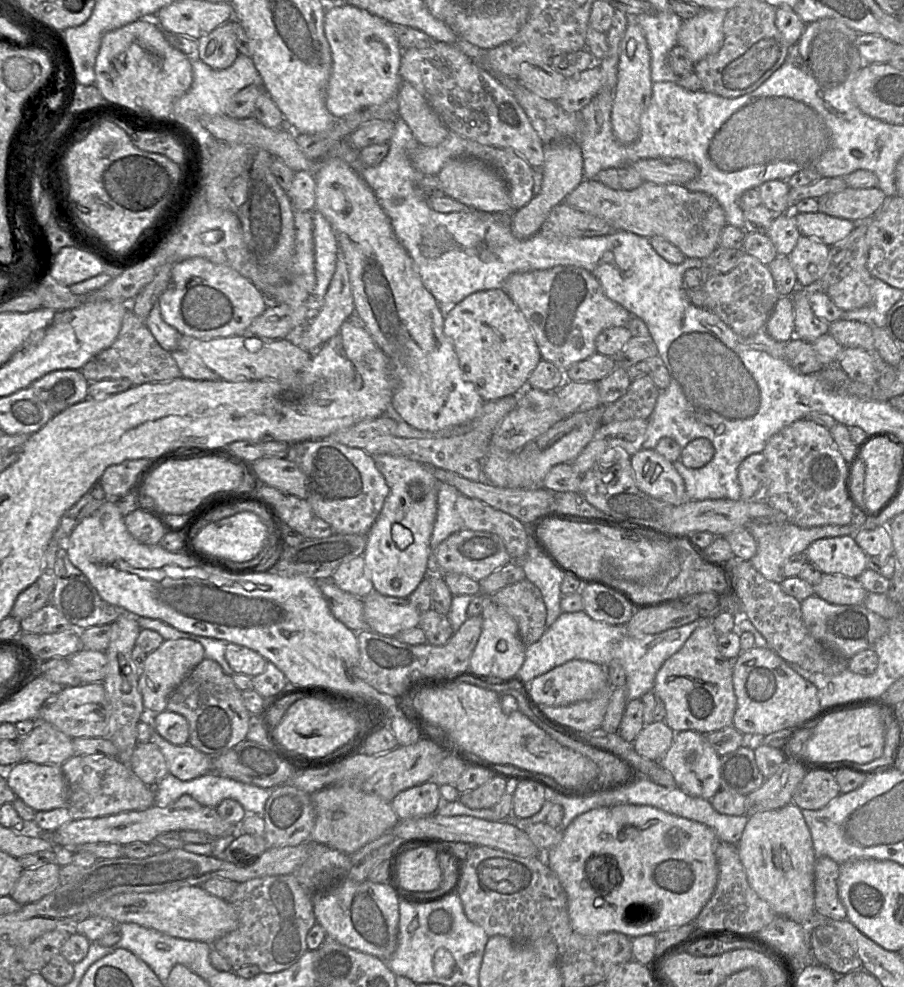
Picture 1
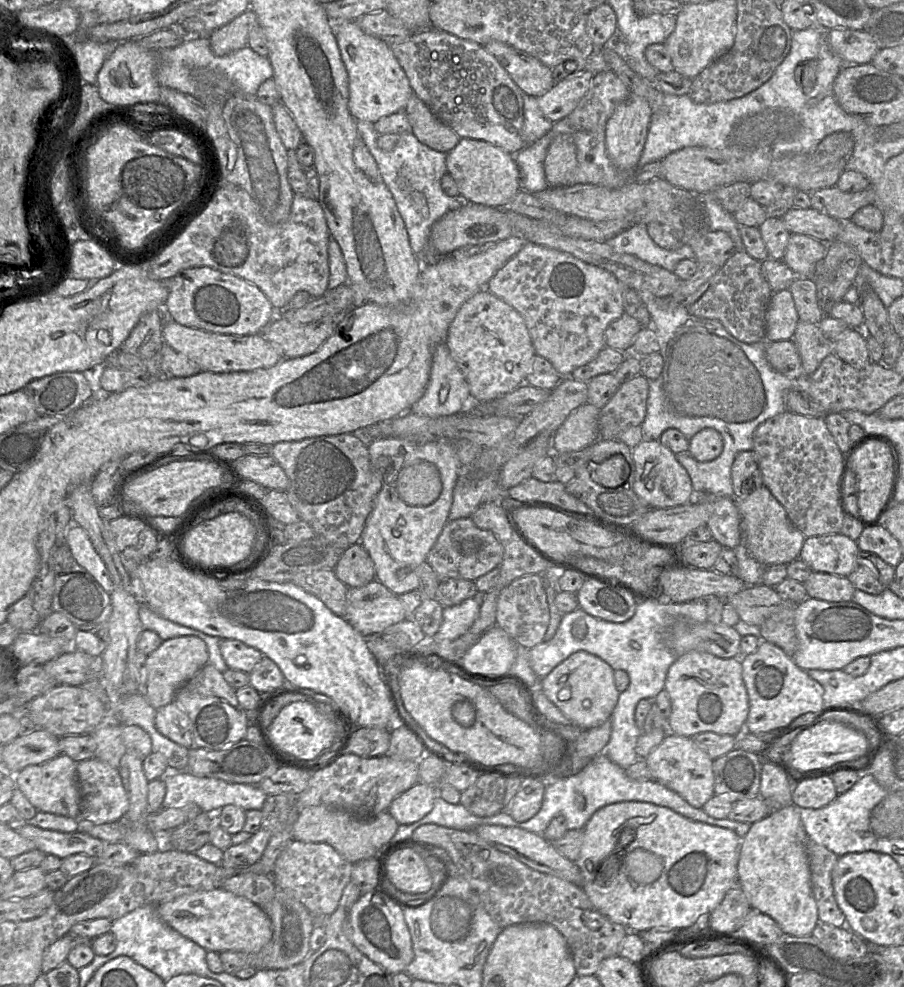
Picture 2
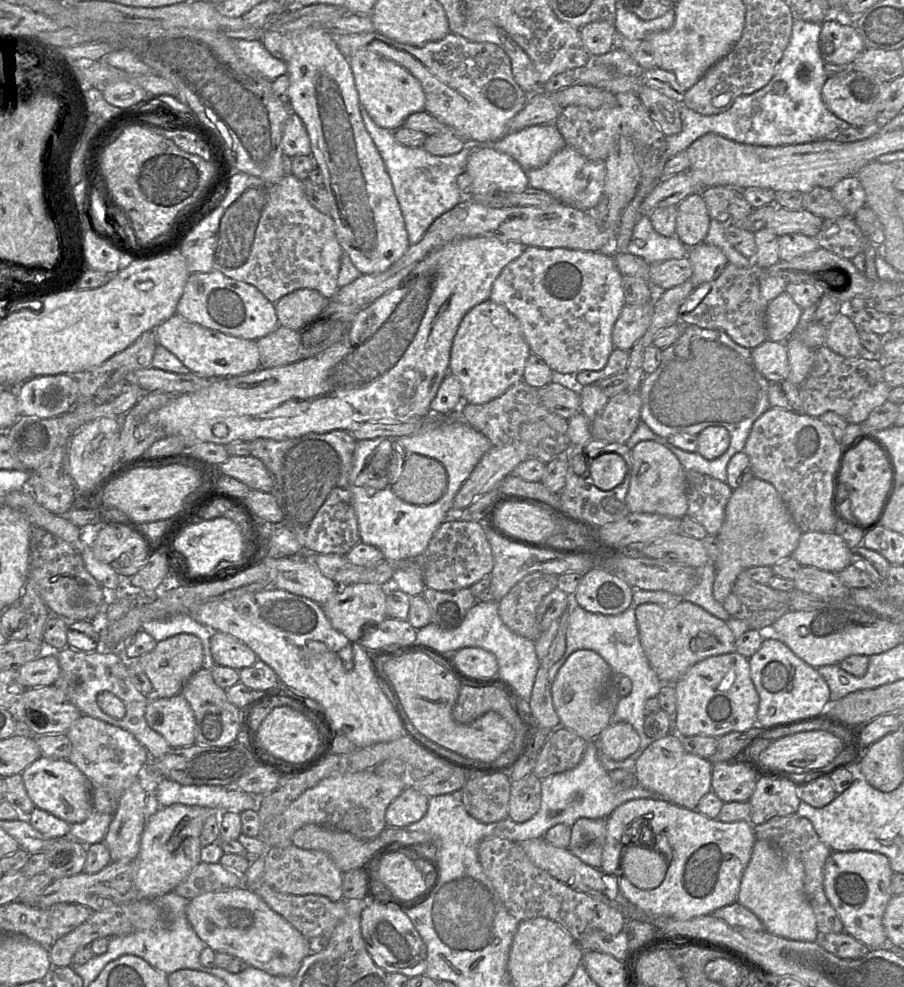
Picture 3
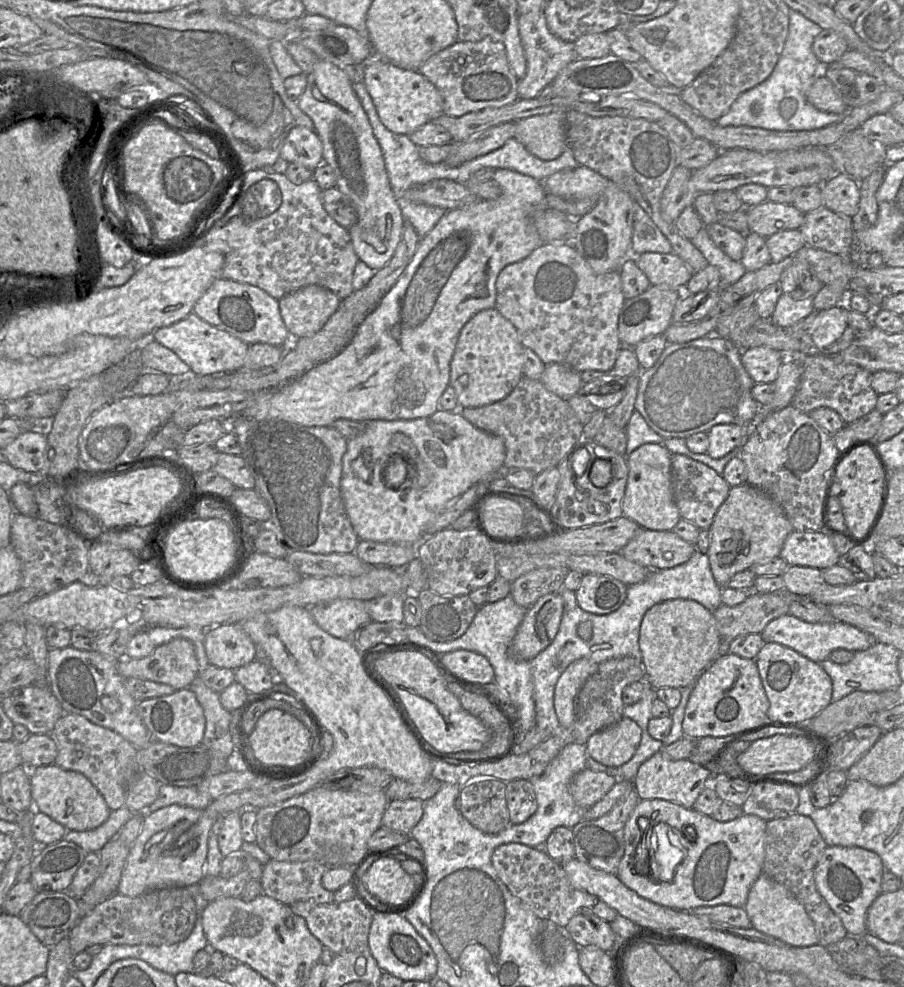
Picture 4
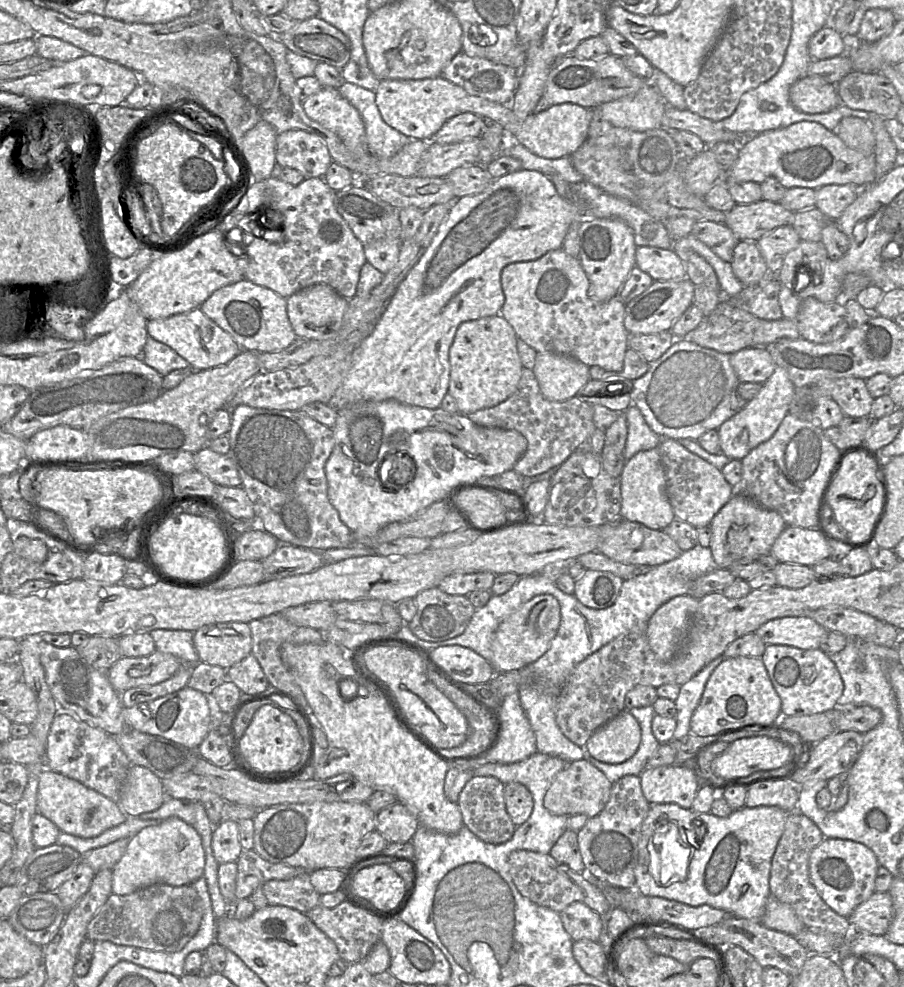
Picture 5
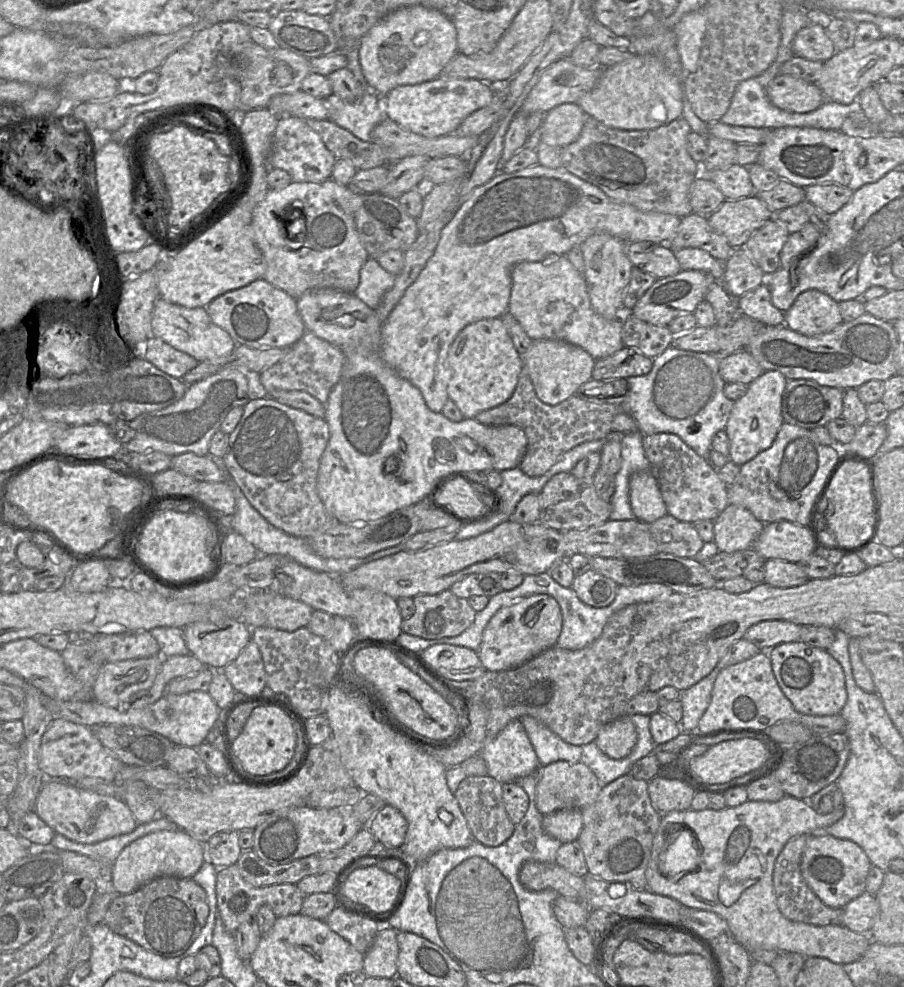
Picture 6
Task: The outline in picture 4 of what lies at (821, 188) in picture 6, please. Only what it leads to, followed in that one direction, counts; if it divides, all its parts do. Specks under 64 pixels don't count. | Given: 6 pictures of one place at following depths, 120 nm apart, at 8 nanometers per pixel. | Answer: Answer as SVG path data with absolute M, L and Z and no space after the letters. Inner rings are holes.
M840 173L822 185L823 207L844 214L852 220L860 203L859 183Z

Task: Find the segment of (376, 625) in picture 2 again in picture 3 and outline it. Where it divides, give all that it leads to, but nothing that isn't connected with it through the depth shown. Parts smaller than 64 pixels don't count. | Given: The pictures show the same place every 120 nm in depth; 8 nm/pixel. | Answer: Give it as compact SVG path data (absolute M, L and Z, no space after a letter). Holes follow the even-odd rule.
M358 583L340 587L339 590L322 605L325 615L334 629L349 640L360 642L363 631L369 625L376 625L388 618L386 611L387 587L373 583Z

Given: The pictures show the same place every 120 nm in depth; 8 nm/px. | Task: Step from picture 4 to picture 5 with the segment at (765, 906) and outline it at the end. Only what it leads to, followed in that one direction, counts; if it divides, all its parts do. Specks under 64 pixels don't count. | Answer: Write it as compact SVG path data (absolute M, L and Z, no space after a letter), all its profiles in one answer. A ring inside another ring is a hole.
M771 894L760 922L769 929L791 936L798 935L806 928L791 906L780 902Z

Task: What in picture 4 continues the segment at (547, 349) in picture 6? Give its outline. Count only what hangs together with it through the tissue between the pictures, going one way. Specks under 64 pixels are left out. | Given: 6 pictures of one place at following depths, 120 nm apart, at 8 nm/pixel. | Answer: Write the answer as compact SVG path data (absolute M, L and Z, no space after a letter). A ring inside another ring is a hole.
M559 363L546 364L540 381L547 390L562 399L581 393L584 384L579 372Z

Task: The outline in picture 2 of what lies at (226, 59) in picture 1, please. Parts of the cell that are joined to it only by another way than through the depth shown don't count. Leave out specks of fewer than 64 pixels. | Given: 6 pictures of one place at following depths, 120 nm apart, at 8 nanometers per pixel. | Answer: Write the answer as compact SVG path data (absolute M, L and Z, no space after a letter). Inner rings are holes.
M248 9L209 35L210 48L216 56L225 56L247 46L248 34L257 24L257 16Z

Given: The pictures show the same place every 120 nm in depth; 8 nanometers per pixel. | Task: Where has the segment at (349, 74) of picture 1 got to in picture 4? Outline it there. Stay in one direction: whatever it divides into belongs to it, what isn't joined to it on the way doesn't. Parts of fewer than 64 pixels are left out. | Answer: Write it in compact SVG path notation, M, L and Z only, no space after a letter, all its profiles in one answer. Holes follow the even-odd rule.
M374 58L365 66L363 83L382 124L394 133L409 136L422 125L445 115L441 93L419 71L403 69L388 61Z

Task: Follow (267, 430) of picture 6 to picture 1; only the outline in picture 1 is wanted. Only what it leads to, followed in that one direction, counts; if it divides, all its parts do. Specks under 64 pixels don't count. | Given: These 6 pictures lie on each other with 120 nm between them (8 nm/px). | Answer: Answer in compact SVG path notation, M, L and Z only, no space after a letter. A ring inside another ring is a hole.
M323 438L291 444L287 459L296 463L306 476L306 500L314 516L327 522L335 531L334 534L368 534L389 494L386 480L377 469L372 455L360 448L348 447L330 438Z

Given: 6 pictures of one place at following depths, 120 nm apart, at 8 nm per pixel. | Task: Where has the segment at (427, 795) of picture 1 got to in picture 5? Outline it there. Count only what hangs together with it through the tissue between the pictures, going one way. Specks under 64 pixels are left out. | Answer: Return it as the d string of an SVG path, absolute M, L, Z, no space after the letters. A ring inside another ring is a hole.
M397 802L376 814L376 830L389 843L405 843L412 840L419 821L404 804Z

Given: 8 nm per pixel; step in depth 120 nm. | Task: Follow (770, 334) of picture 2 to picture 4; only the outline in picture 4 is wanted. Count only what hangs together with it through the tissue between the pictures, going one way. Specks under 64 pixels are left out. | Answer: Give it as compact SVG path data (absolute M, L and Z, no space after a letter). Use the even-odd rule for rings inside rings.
M783 293L777 301L770 321L779 328L788 329L815 311L813 300L814 297L796 300Z

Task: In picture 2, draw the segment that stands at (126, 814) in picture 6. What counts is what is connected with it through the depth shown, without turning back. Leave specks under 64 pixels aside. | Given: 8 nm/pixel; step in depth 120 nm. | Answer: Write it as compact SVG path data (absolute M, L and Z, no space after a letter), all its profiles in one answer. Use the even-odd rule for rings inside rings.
M66 754L41 764L28 765L14 774L15 786L19 788L37 811L79 819L81 795L76 775L76 762Z

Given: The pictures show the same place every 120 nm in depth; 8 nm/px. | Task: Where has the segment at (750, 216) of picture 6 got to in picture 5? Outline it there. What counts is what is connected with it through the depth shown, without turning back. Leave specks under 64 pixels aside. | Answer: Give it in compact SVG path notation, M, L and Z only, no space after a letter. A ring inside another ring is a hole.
M761 199L751 204L736 204L726 214L725 225L740 241L757 242L774 229L791 225L794 212L780 203Z

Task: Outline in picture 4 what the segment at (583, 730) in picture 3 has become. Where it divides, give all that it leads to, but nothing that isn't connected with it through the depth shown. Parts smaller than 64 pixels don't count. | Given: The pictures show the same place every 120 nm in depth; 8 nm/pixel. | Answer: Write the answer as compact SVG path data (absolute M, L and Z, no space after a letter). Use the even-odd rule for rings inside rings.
M587 658L575 660L567 666L555 685L555 712L560 725L567 732L576 718L576 698L578 693L597 667L597 663Z

